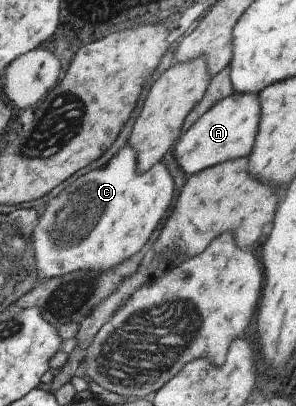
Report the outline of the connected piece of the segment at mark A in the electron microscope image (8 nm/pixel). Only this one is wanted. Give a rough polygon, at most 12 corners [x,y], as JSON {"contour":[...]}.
{"contour":[[257,94],[220,99],[172,145],[185,176],[247,155]]}

